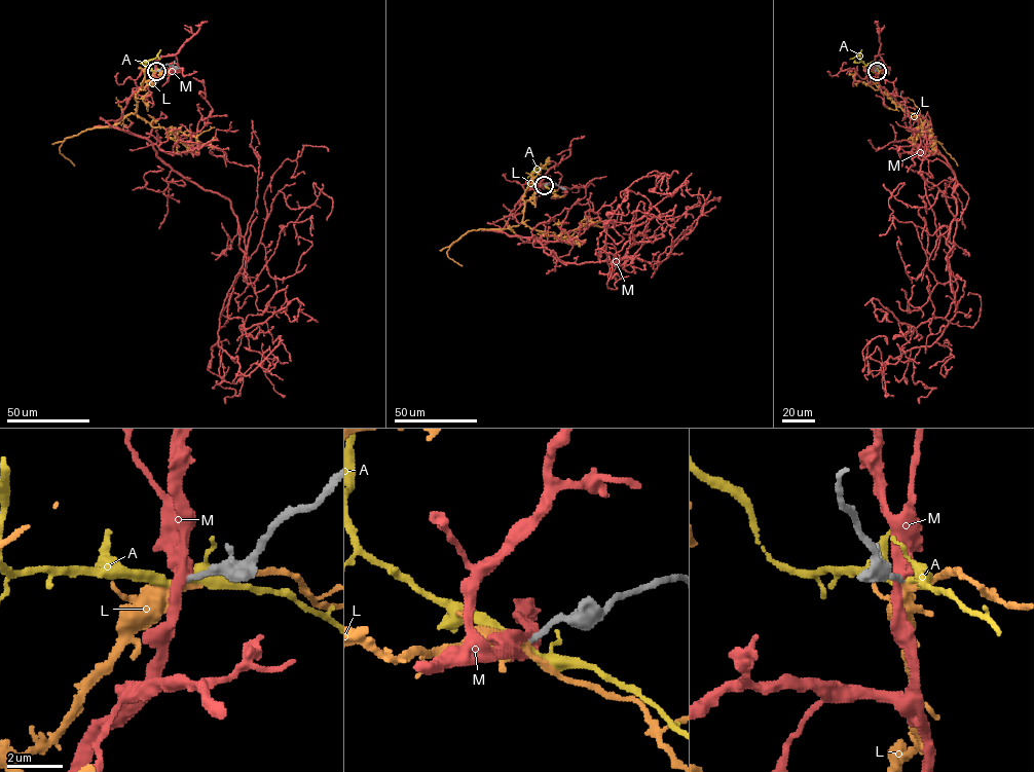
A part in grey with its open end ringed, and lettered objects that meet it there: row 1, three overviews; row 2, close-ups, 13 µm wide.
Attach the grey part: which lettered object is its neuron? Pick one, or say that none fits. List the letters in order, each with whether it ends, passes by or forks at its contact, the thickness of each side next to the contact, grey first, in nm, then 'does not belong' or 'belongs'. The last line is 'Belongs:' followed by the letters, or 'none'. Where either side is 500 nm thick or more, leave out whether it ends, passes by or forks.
A: it passes by | 200/280 nm | does not belong
L: it passes by | 200/280 nm | belongs
M: it passes by | 240/400 nm | does not belong
Belongs: L

